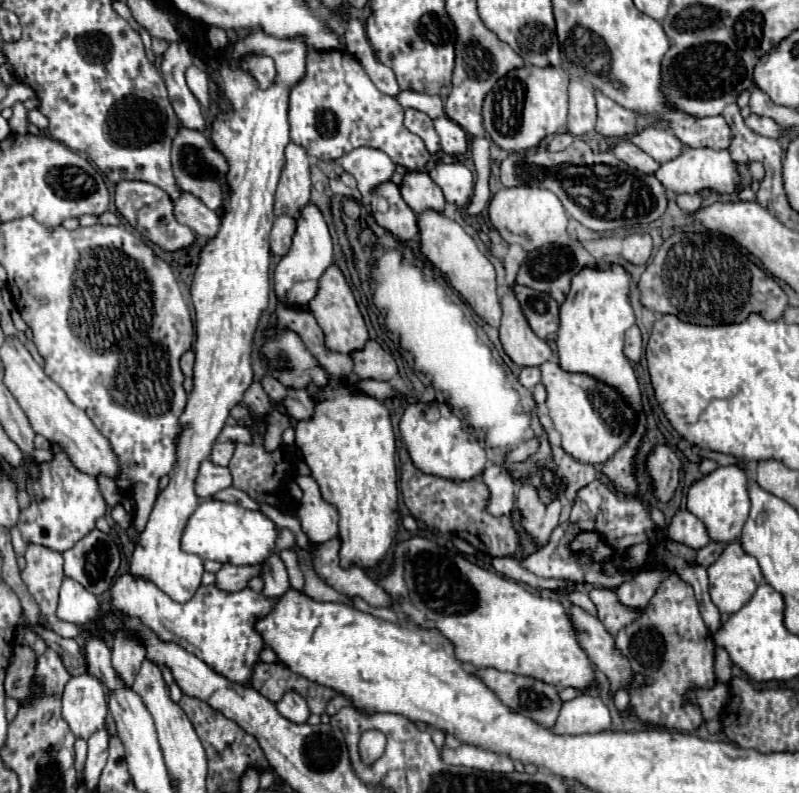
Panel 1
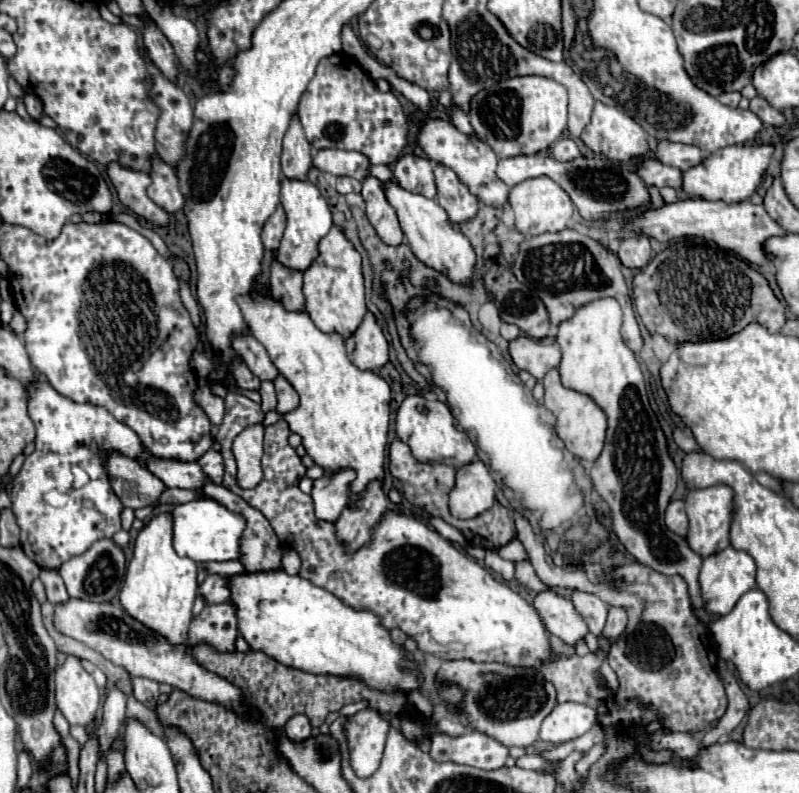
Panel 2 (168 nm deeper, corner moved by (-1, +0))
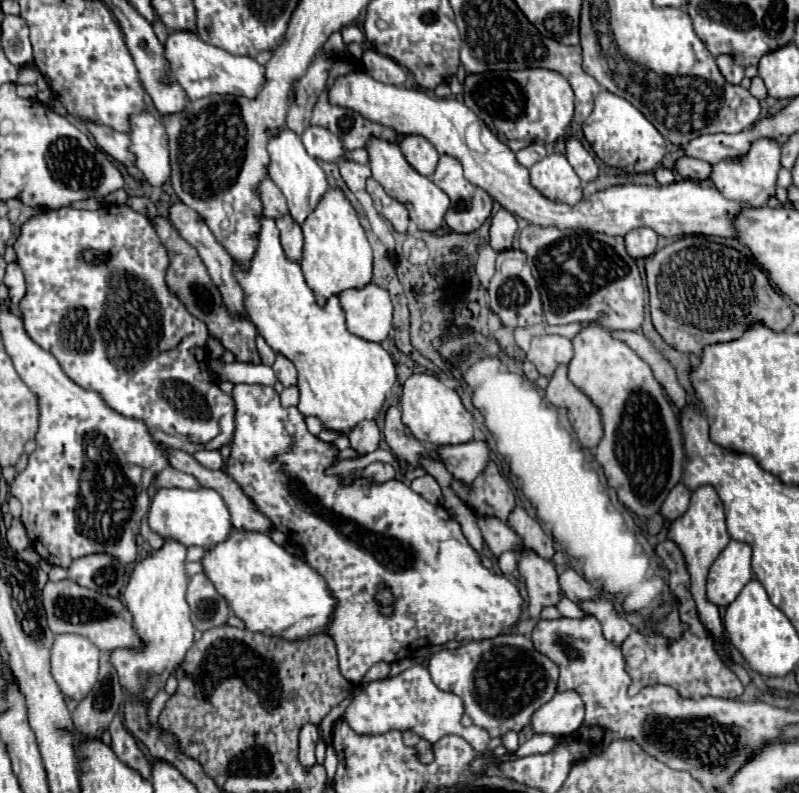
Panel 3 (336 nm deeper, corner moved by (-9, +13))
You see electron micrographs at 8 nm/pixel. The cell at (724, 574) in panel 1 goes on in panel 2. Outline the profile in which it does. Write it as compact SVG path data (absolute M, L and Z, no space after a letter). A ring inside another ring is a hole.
M728 547L728 549L704 559L702 571L700 571L700 589L702 589L702 599L704 599L708 613L712 613L712 615L730 613L734 609L736 601L754 587L756 587L756 563L746 551Z

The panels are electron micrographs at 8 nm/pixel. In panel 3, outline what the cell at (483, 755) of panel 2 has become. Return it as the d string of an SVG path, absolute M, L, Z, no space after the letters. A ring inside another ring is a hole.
M412 664L412 668L400 672L398 676L362 684L344 712L344 720L356 732L384 734L388 730L412 730L430 744L436 744L440 738L454 734L462 736L476 752L486 752L490 742L488 732L476 726L464 728L460 724L460 718L462 718L462 700L452 698L452 692L440 690L432 682L428 670L422 664Z

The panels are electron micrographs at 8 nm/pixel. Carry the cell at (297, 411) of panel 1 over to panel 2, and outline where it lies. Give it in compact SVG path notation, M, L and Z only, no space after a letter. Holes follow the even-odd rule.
M278 377L276 381L274 381L274 385L276 385L276 397L278 397L278 407L276 407L276 411L280 413L280 415L286 415L286 413L290 413L290 411L294 411L296 407L298 407L298 393L294 391L294 387L286 381L286 377Z

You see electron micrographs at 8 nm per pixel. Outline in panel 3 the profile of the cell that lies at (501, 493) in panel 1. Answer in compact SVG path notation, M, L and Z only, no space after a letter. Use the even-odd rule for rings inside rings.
M472 440L466 444L446 444L438 446L436 452L448 472L456 480L462 480L466 484L470 484L470 480L474 480L474 476L478 476L478 472L486 468L490 454L488 444L484 440Z

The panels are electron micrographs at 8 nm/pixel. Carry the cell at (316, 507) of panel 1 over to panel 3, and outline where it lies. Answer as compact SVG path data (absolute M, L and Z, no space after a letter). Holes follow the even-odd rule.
M362 420L358 422L352 432L348 434L350 438L350 446L356 448L360 454L372 452L378 448L378 440L380 440L380 430L376 420Z

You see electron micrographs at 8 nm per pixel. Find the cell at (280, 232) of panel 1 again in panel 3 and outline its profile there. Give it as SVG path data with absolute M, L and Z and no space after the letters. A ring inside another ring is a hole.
M264 176L264 180L258 184L256 192L260 196L260 202L262 202L266 218L278 220L278 216L282 216L282 212L288 212L286 198L282 196L280 188L270 180L270 176Z

